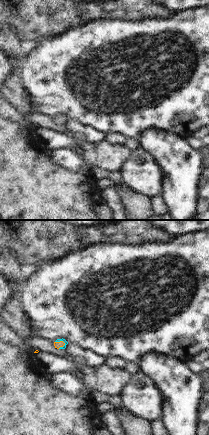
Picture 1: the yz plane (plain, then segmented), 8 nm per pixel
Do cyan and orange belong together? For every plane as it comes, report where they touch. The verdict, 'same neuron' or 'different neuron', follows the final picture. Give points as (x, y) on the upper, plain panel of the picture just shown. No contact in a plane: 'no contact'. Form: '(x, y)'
(60, 116)

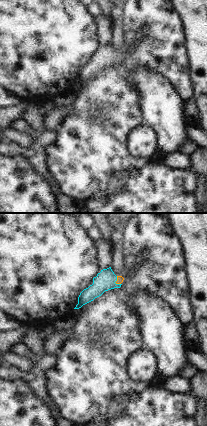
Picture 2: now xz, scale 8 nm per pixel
(115, 57)

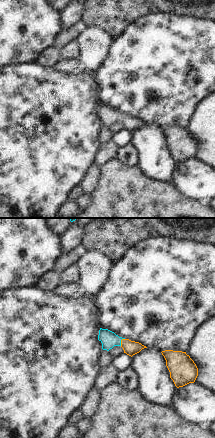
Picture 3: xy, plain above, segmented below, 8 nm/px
(120, 117)

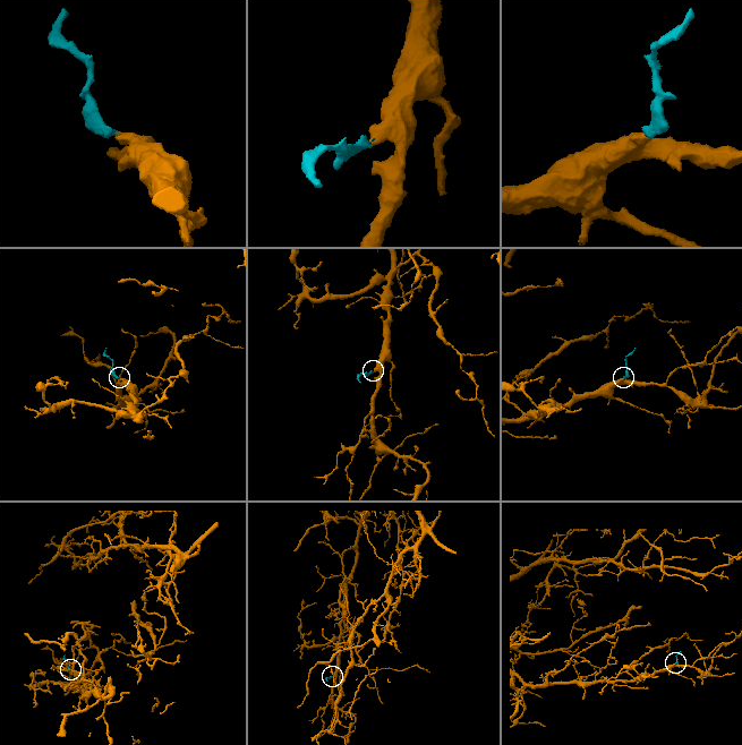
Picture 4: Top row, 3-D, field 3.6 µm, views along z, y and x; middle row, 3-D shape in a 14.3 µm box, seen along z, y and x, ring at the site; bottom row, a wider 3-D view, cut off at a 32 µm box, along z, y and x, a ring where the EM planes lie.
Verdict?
same neuron

